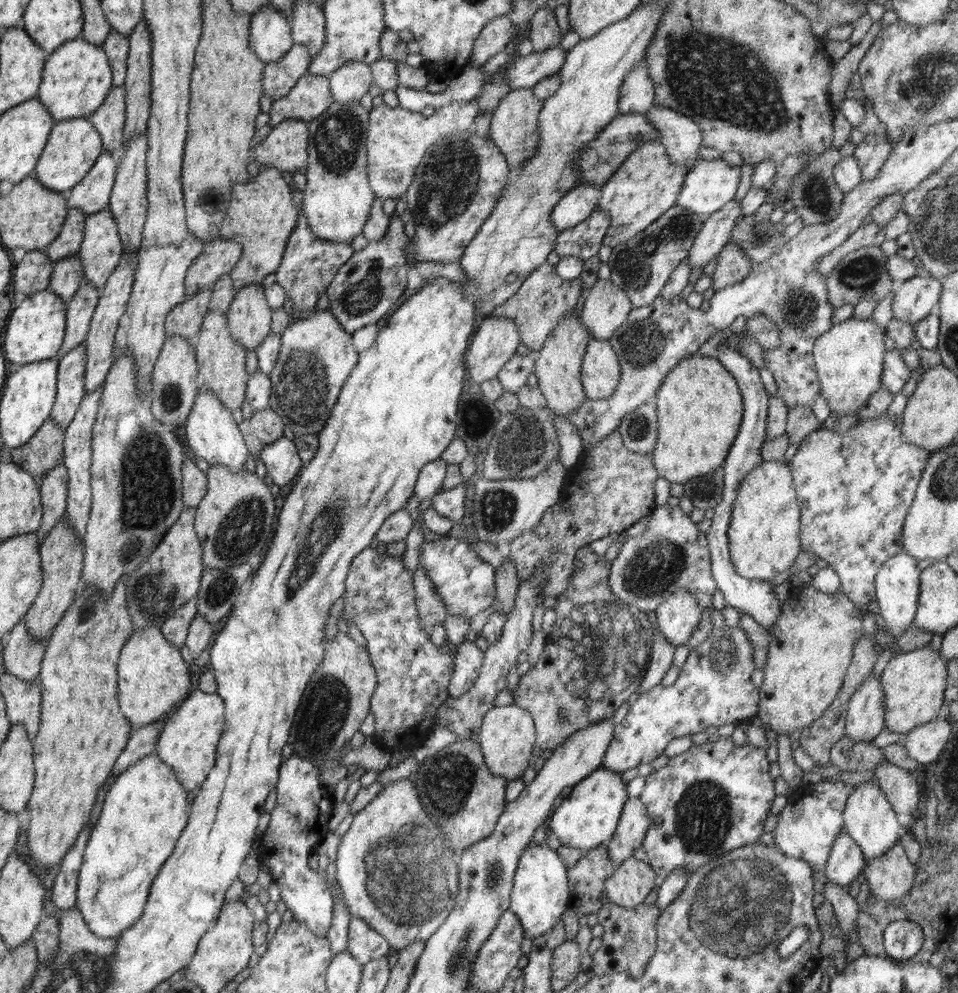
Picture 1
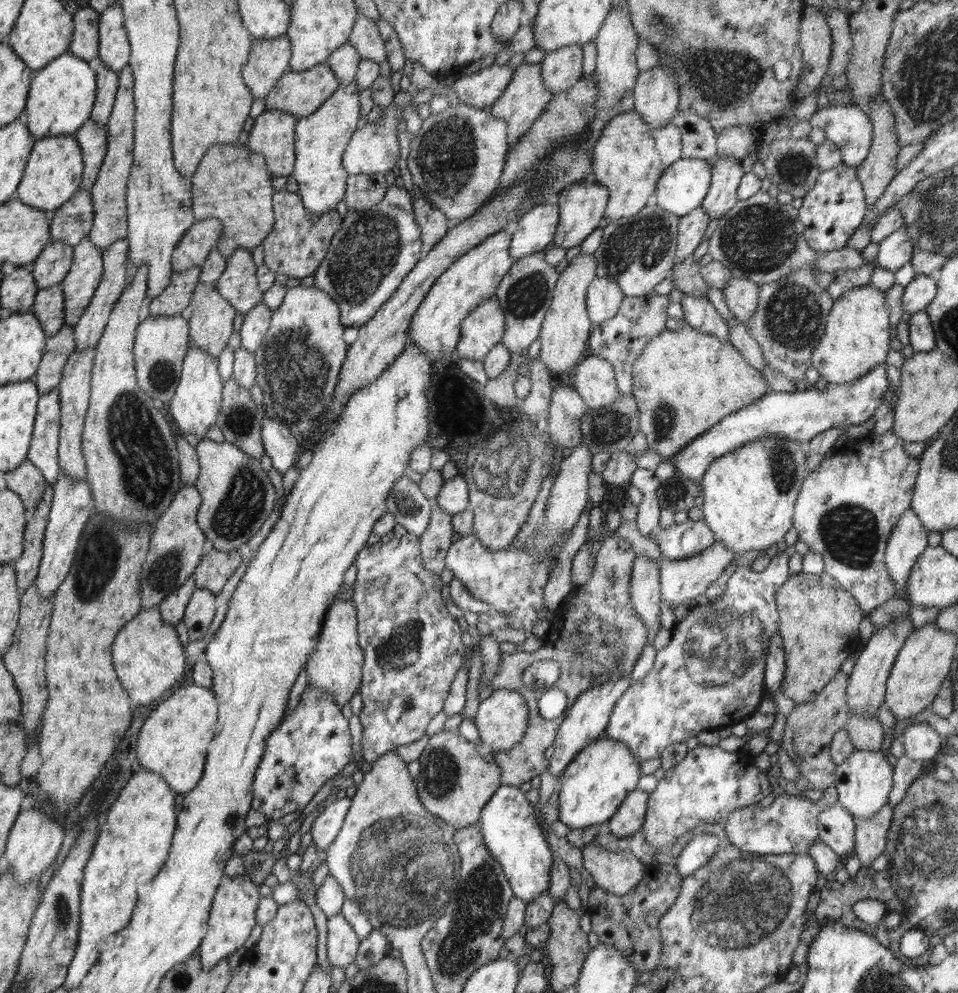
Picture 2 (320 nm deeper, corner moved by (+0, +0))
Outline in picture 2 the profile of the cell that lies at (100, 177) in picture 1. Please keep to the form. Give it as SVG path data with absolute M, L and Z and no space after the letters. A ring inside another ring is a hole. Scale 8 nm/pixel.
M81 187L70 200L59 206L50 218L51 241L62 240L75 246L89 236L94 216L93 196Z

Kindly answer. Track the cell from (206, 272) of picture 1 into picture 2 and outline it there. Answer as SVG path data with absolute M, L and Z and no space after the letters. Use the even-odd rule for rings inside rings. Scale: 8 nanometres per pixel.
M217 218L195 220L182 235L172 253L172 271L188 270L204 265L210 249L217 246L222 233L223 226Z

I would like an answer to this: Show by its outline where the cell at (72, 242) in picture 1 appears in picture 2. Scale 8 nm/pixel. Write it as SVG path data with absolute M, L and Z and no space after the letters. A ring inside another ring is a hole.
M62 240L50 241L36 257L32 274L38 289L61 284L70 270L73 247Z

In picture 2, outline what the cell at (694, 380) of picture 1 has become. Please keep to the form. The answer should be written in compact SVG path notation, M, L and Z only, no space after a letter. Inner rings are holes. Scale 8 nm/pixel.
M688 324L674 331L664 329L642 352L633 362L631 394L637 402L639 430L663 461L672 460L680 449L725 416L770 390L763 374L750 366L730 342L722 342Z

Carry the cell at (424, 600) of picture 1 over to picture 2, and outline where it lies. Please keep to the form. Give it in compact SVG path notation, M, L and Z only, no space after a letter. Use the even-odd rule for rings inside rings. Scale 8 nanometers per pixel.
M434 499L431 500L431 506L430 524L420 536L420 552L426 570L440 577L455 531L450 514L440 510Z

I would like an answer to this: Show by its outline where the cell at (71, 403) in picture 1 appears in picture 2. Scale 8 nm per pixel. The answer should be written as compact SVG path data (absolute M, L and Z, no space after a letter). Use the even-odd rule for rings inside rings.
M58 387L49 394L41 395L37 407L27 458L44 475L47 485L54 487L61 470L57 451L60 428Z

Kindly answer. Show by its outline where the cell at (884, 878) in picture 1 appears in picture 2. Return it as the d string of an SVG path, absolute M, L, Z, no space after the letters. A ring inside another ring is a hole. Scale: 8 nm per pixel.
M886 803L873 817L855 819L853 854L861 860L863 869L870 869L873 860L886 852L886 839L892 817L893 808Z

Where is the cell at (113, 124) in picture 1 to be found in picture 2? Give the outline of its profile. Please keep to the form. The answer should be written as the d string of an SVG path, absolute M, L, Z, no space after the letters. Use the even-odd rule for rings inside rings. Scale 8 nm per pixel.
M90 118L75 132L74 137L83 156L83 175L80 187L84 190L91 190L107 151L107 125L98 124Z

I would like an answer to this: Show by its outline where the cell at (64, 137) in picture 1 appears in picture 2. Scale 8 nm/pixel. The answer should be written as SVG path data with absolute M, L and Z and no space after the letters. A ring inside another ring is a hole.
M74 135L42 138L36 140L31 150L15 197L51 215L80 188L82 175L82 151Z

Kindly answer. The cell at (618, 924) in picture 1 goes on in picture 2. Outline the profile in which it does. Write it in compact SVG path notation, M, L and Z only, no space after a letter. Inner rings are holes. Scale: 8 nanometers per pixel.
M650 863L645 867L642 880L628 893L616 896L594 886L589 892L586 912L590 916L591 931L596 932L600 943L612 946L628 958L638 974L654 971L662 951L662 935L658 923L680 894L683 878L676 865Z

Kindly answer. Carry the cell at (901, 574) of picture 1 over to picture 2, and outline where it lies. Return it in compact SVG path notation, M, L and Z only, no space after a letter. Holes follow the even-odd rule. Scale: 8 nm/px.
M912 509L906 510L898 517L888 546L885 550L885 563L890 578L894 581L899 599L900 592L907 590L910 571L918 557L928 547L928 533Z

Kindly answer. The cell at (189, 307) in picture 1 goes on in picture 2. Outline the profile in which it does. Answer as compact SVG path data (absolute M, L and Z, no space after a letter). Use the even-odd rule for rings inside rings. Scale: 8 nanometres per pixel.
M196 266L188 270L174 271L168 286L148 304L151 315L172 316L189 305L195 286L199 282L202 268Z

